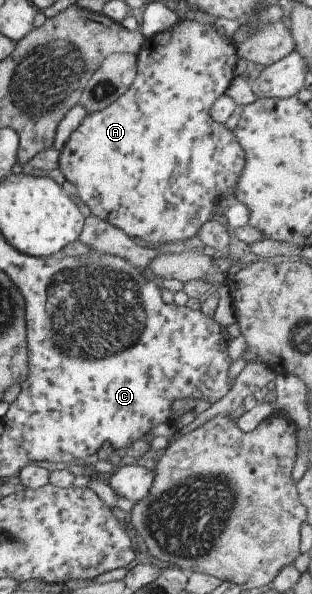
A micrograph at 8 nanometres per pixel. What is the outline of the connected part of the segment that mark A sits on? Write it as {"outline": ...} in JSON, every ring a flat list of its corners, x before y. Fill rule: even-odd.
{"outline":[[178,20,172,27,161,32,156,32,147,37,136,52,136,73,133,82,126,88,126,91,113,101,113,104,103,110,86,114,79,126,69,135,68,141,63,145,58,156,58,168,66,180,75,184,75,196,79,198,90,214,98,219,104,220,116,229,121,230,130,237,137,237,149,242,153,246,175,245,177,240,187,240,196,236,199,228,207,221,211,221,213,214,222,209,225,211,228,206,214,201,223,193,225,204,234,202,234,187,240,179,244,167,244,152,237,142,232,130,227,129,223,124,216,123,209,114,214,100,221,96,231,81,237,76,236,66,239,57,236,55,236,48,232,38,219,36,212,24,203,24,195,20]]}

